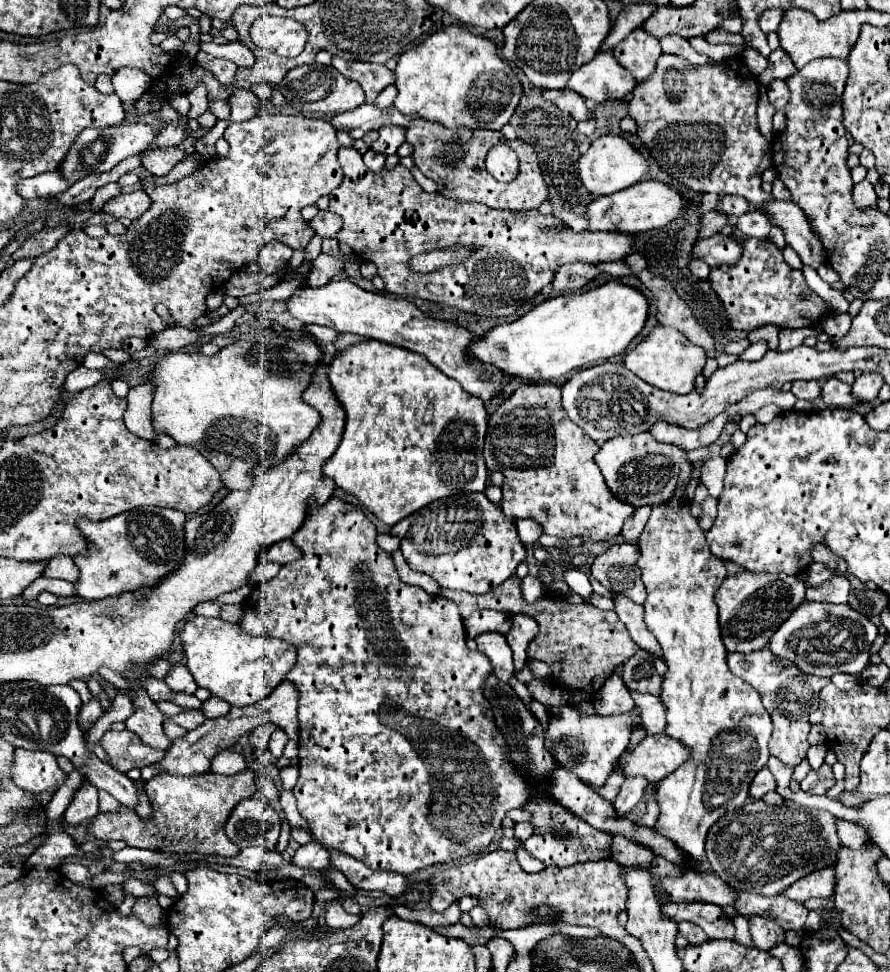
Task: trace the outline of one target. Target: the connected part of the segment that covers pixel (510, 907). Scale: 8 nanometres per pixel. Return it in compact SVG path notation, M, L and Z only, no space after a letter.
M494 850L482 854L480 858L468 864L438 872L430 880L430 886L432 886L430 908L434 912L444 912L454 900L470 894L476 896L480 906L490 914L490 922L494 922L500 930L508 930L508 928L528 926L526 912L532 910L532 906L550 904L556 906L560 914L564 914L566 924L594 926L602 934L628 946L628 950L632 952L642 948L640 942L632 938L618 924L618 912L626 908L626 898L624 898L624 884L620 882L620 864L616 862L598 860L598 862L582 862L566 868L548 866L538 874L528 874L520 868L514 852Z

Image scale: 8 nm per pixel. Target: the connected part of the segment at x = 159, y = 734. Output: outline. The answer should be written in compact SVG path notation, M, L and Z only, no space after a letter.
M132 686L128 692L134 694L134 704L136 704L136 712L128 718L128 730L136 732L146 746L168 752L172 740L164 734L162 728L164 714L158 710L158 706L150 700L150 696L140 686Z

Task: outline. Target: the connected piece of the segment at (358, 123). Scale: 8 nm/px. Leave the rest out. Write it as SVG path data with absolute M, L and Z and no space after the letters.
M362 104L356 110L350 110L350 112L344 112L344 114L336 114L332 118L332 124L334 124L334 128L346 130L350 134L350 138L358 140L368 130L376 130L376 128L380 128L384 124L408 126L408 122L412 122L414 118L418 118L418 116L414 116L414 114L404 116L394 106L390 106L388 110L380 110L374 104Z

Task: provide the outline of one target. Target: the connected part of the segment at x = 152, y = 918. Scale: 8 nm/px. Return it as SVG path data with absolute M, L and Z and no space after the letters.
M144 896L144 898L138 898L136 904L132 906L132 914L136 918L140 918L140 922L144 922L146 926L160 926L160 914L162 914L162 908L158 906L158 900L156 896Z

